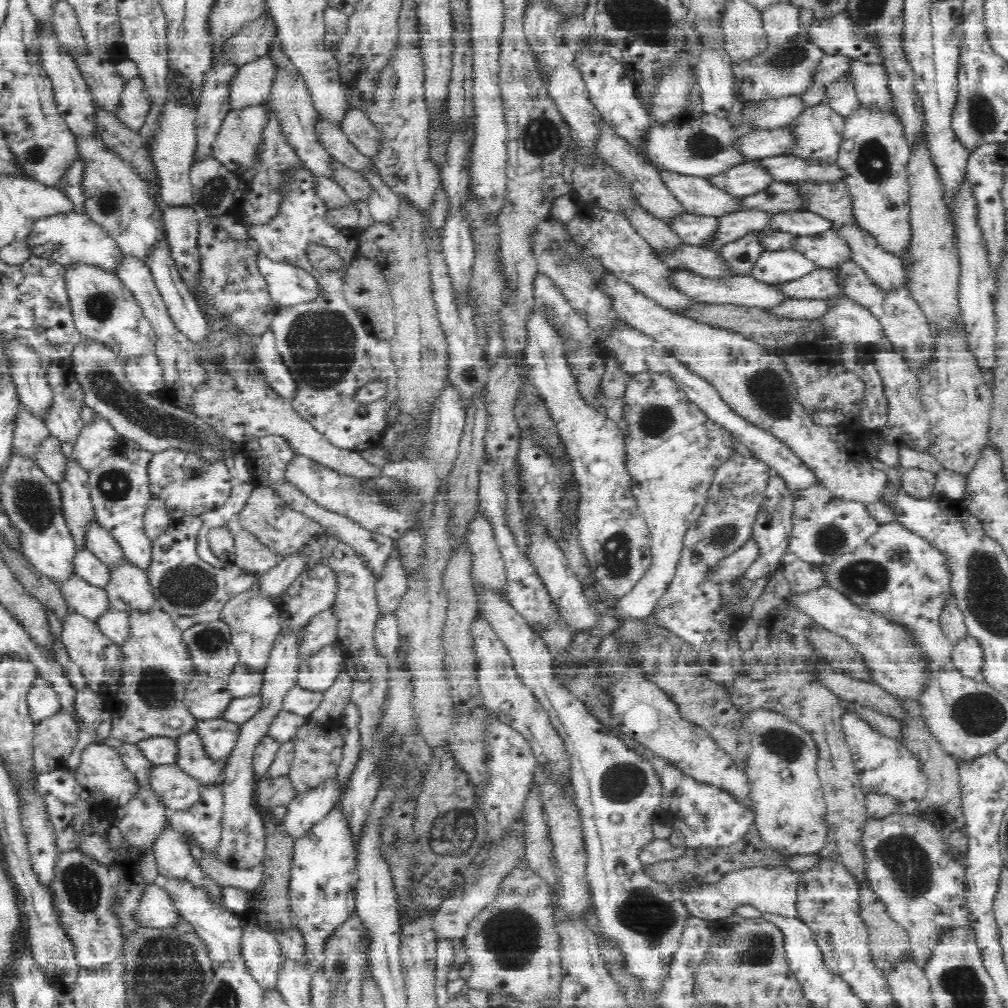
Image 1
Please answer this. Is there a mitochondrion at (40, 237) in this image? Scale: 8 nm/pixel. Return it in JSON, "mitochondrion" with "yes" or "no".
{"mitochondrion":"no"}

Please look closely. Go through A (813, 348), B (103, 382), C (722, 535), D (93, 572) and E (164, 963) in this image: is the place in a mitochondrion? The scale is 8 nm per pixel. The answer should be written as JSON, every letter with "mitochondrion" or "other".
{"A":"other","B":"mitochondrion","C":"mitochondrion","D":"other","E":"mitochondrion"}

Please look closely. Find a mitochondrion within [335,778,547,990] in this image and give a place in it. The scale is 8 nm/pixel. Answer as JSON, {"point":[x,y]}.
{"point":[513,936]}

